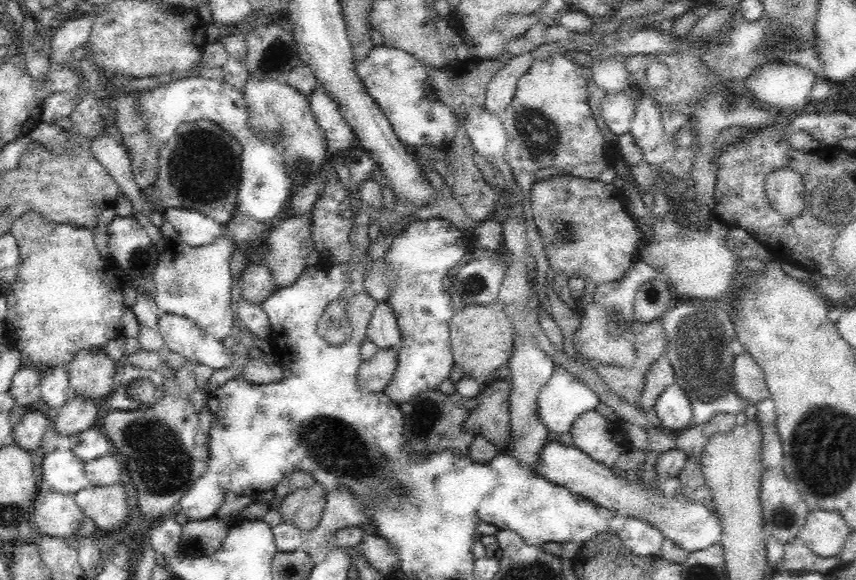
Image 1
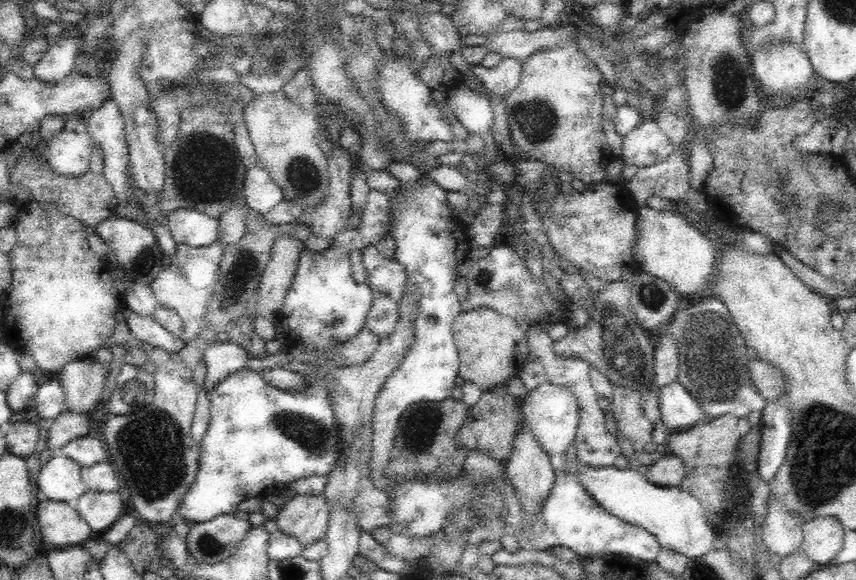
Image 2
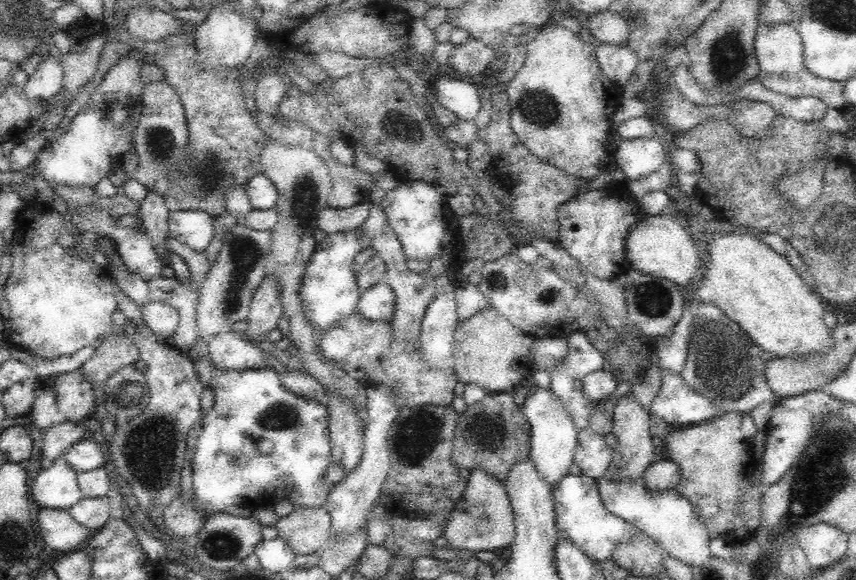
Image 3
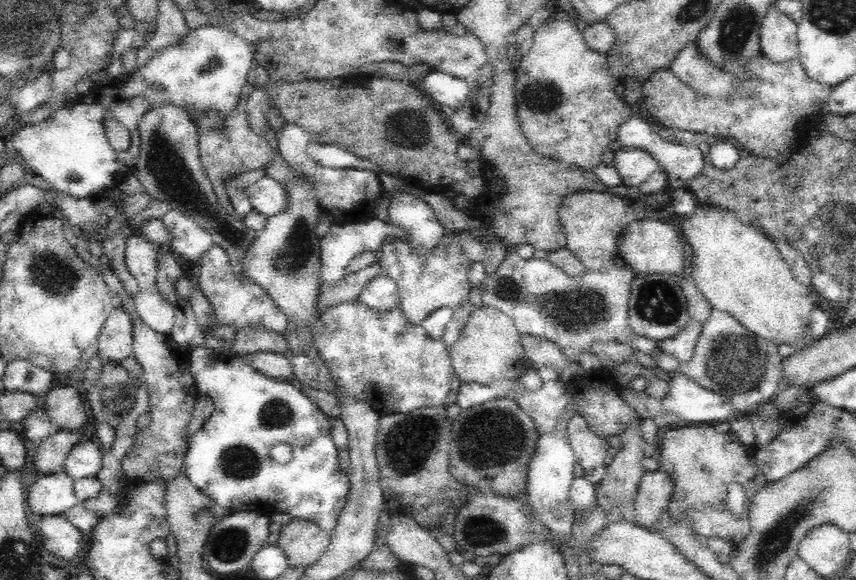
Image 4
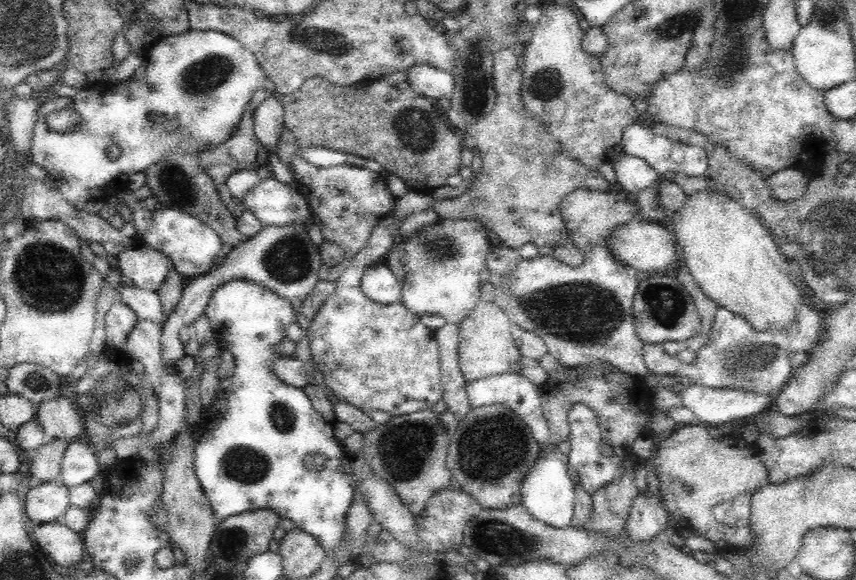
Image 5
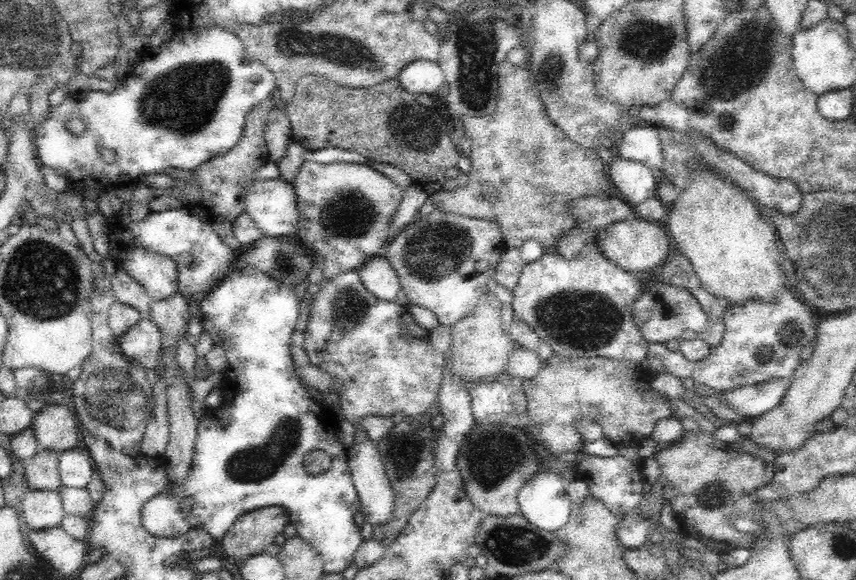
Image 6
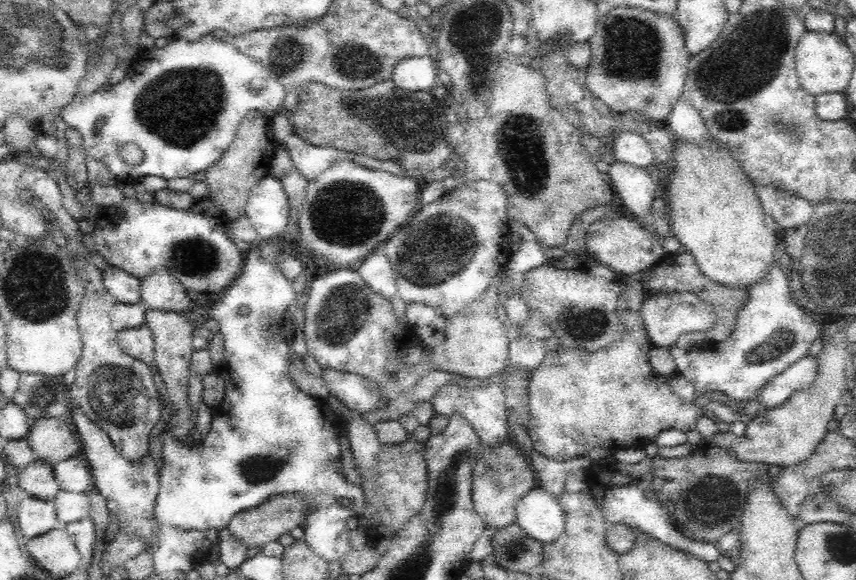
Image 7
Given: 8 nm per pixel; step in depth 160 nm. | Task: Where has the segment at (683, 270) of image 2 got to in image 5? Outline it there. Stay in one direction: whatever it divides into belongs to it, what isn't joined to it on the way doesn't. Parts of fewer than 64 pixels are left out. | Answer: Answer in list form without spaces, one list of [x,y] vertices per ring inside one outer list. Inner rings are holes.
[[[632,220],[614,228],[607,238],[606,246],[621,264],[634,268],[637,272],[664,272],[670,264],[677,262],[675,238],[659,222]]]

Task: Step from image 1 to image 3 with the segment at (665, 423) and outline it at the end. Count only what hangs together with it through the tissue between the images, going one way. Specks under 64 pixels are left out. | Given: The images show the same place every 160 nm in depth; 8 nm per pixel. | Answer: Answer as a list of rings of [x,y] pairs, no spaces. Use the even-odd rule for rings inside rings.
[[[662,370],[661,380],[662,387],[650,404],[649,414],[660,416],[670,427],[677,424],[698,425],[720,414],[714,401],[690,389],[680,373]]]

